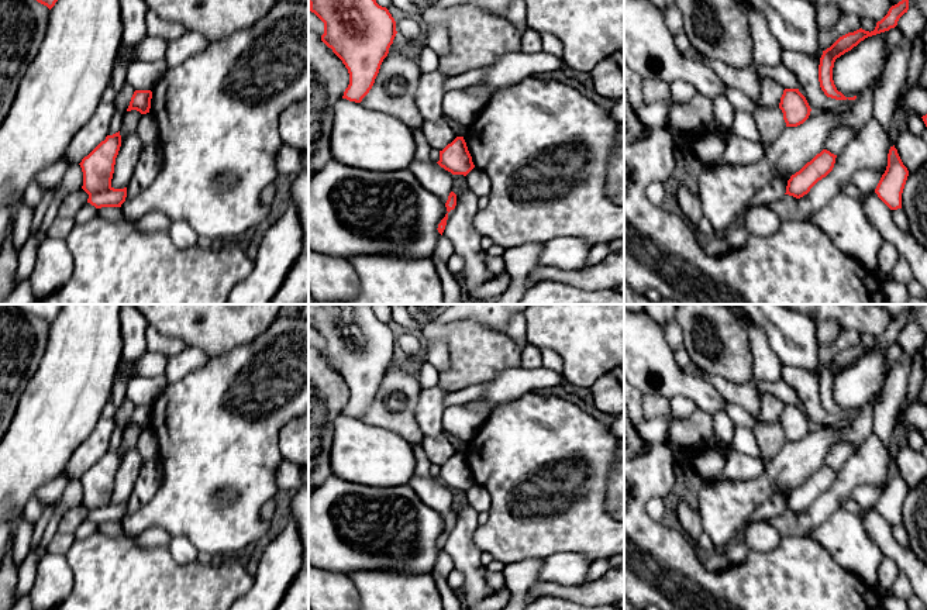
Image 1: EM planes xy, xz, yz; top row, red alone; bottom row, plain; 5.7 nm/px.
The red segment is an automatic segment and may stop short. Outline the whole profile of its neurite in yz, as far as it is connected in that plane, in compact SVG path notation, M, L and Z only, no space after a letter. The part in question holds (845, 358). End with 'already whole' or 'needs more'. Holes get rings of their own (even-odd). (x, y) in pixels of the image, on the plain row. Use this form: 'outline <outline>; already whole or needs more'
outline M910 309L902 317L892 321L888 330L881 337L876 338L876 342L873 347L869 348L859 344L854 348L848 348L840 352L830 363L823 366L823 371L820 373L820 380L819 380L819 397L820 397L821 406L827 413L831 413L835 416L857 414L857 411L845 413L841 407L837 406L833 396L833 383L834 383L835 375L844 371L845 368L851 366L865 354L889 347L890 344L895 344L897 341L899 334L909 325L909 314L910 314Z; already whole

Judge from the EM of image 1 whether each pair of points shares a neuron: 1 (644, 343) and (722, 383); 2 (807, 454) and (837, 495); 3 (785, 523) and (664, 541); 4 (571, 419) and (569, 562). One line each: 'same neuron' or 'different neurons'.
1: different neurons
2: different neurons
3: different neurons
4: different neurons

